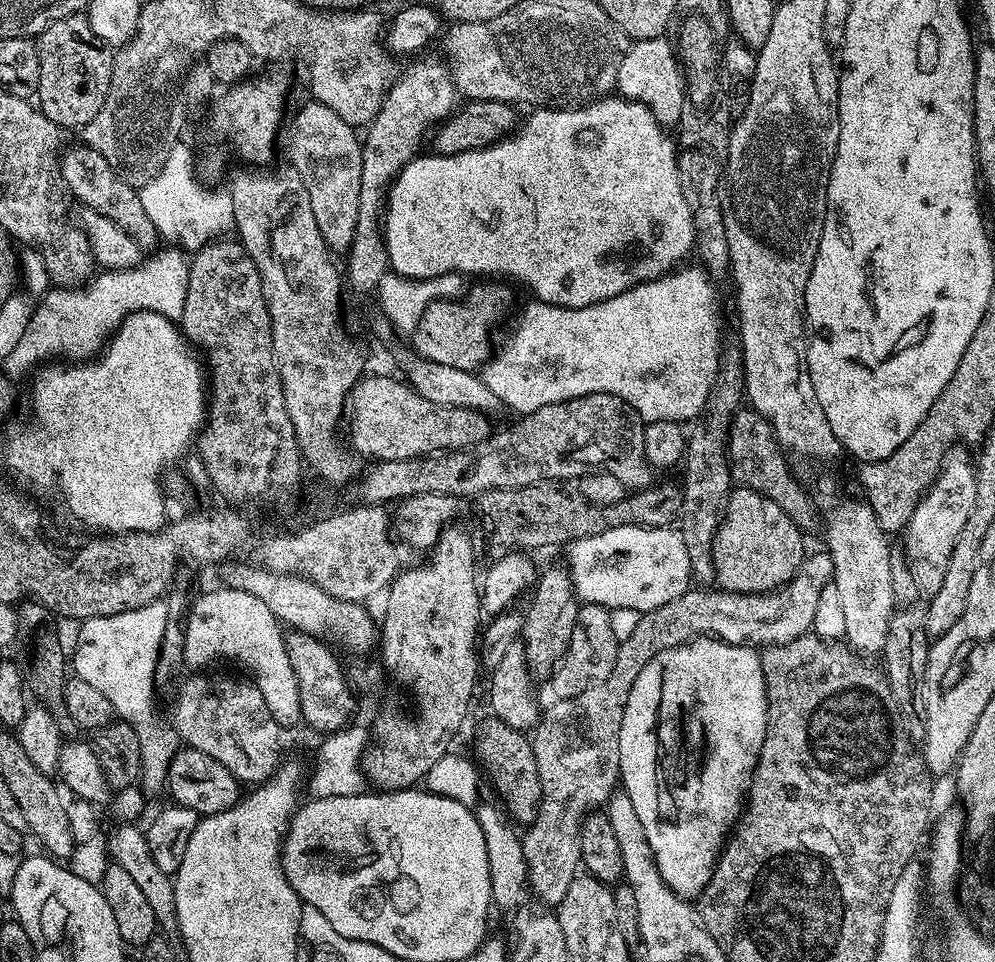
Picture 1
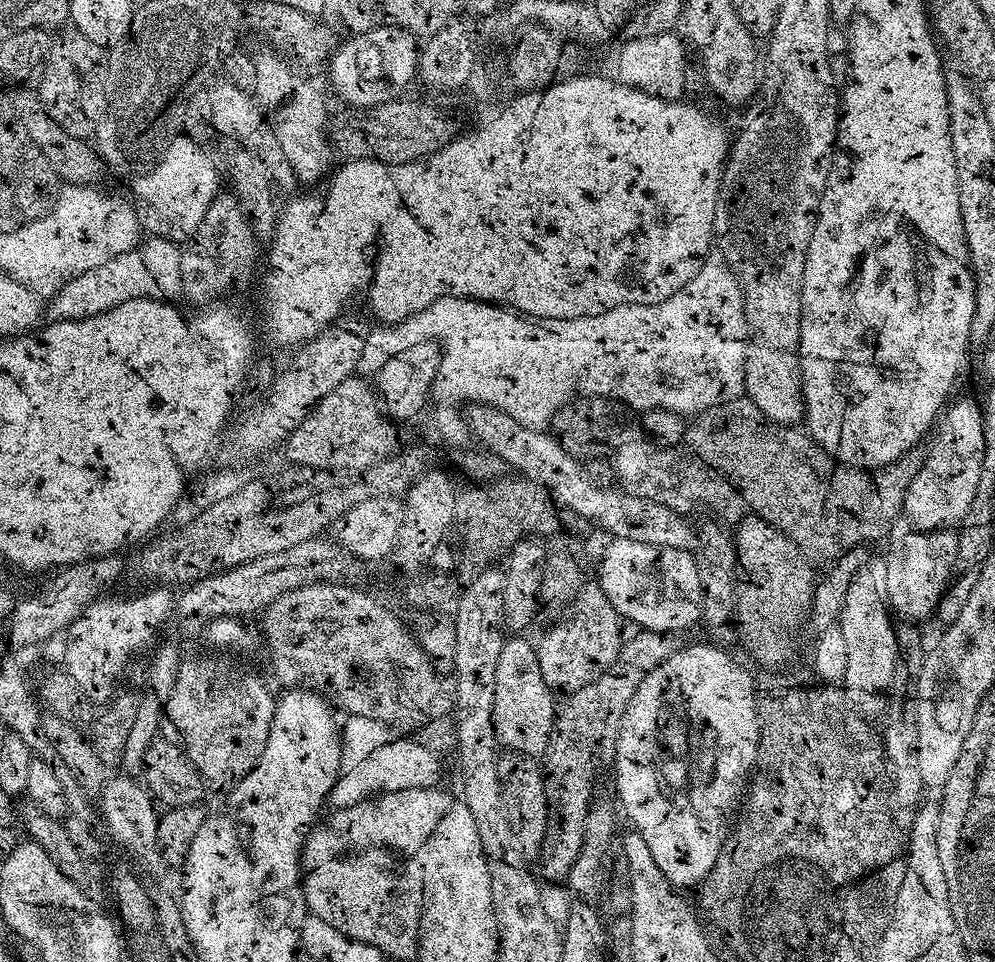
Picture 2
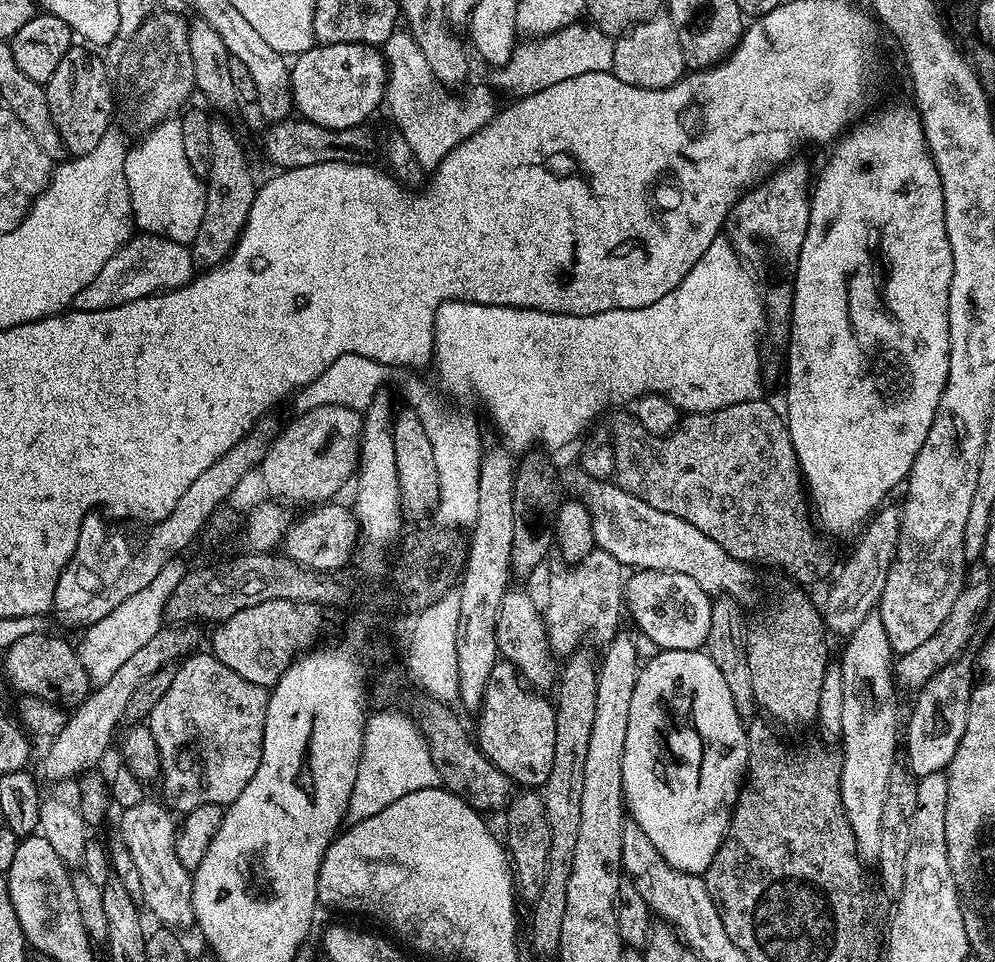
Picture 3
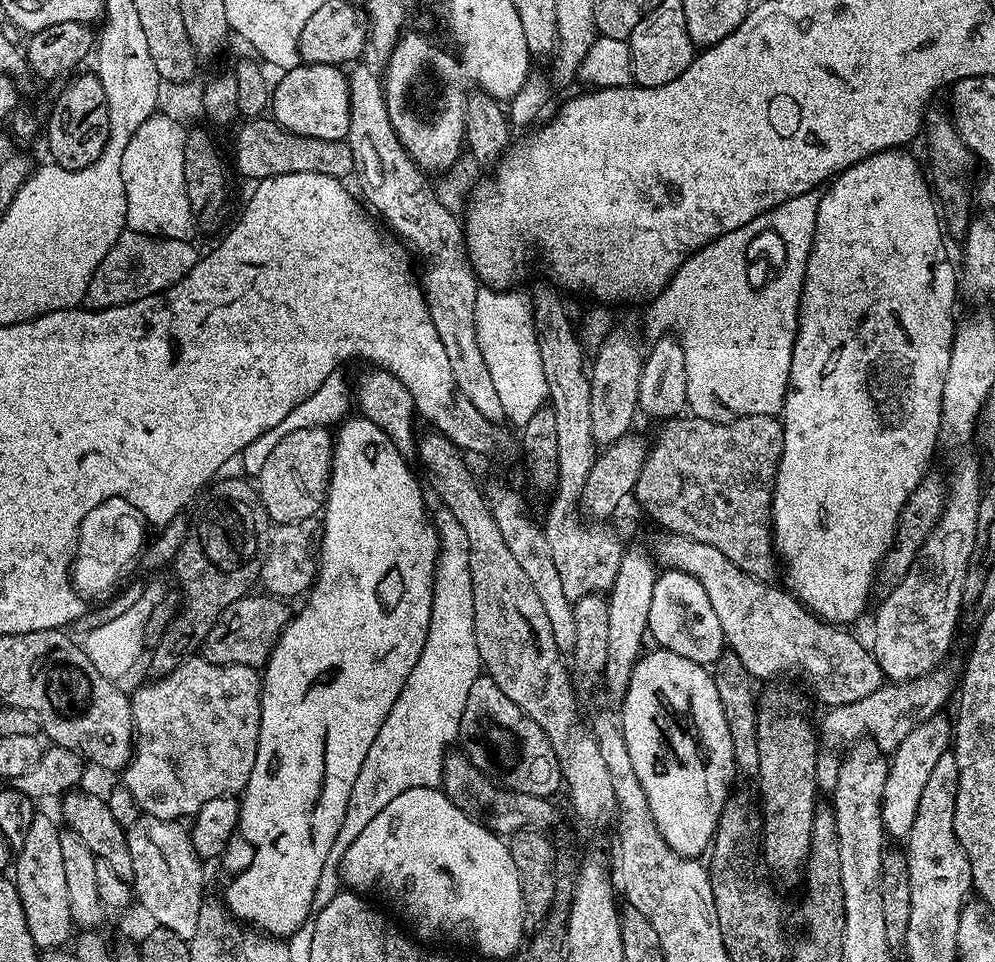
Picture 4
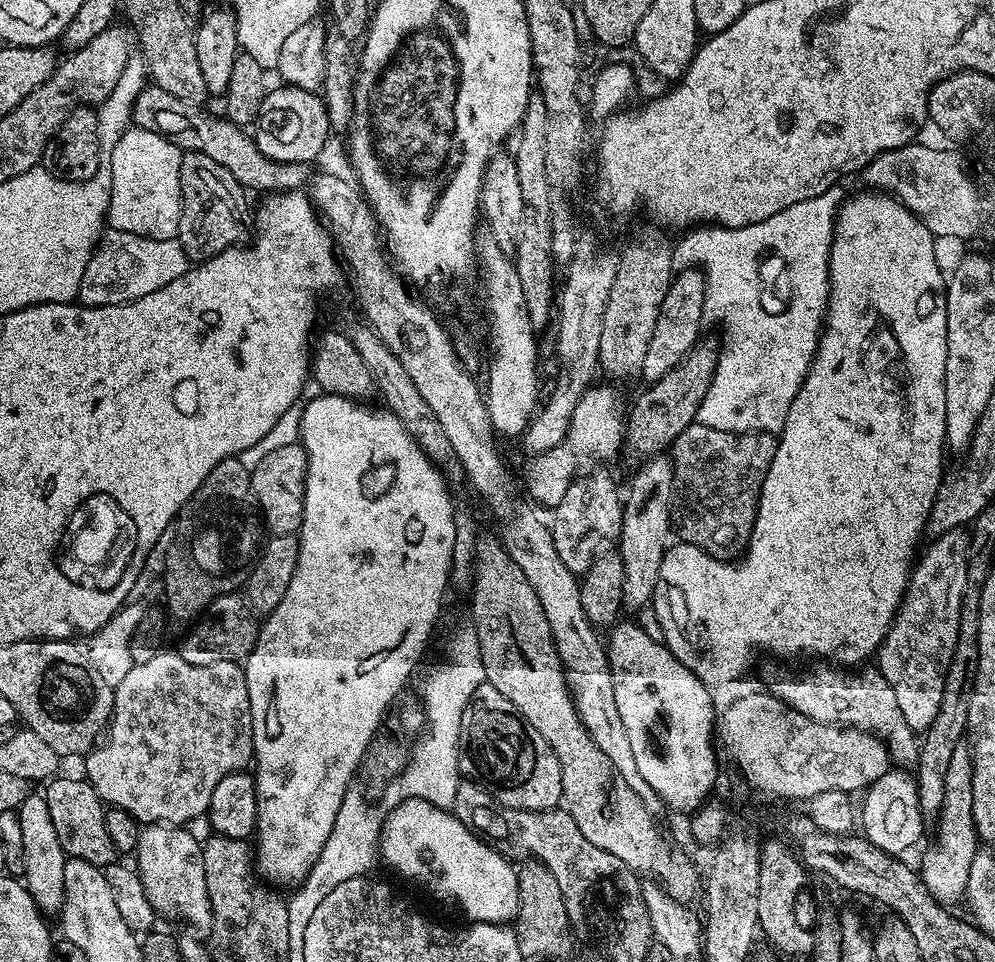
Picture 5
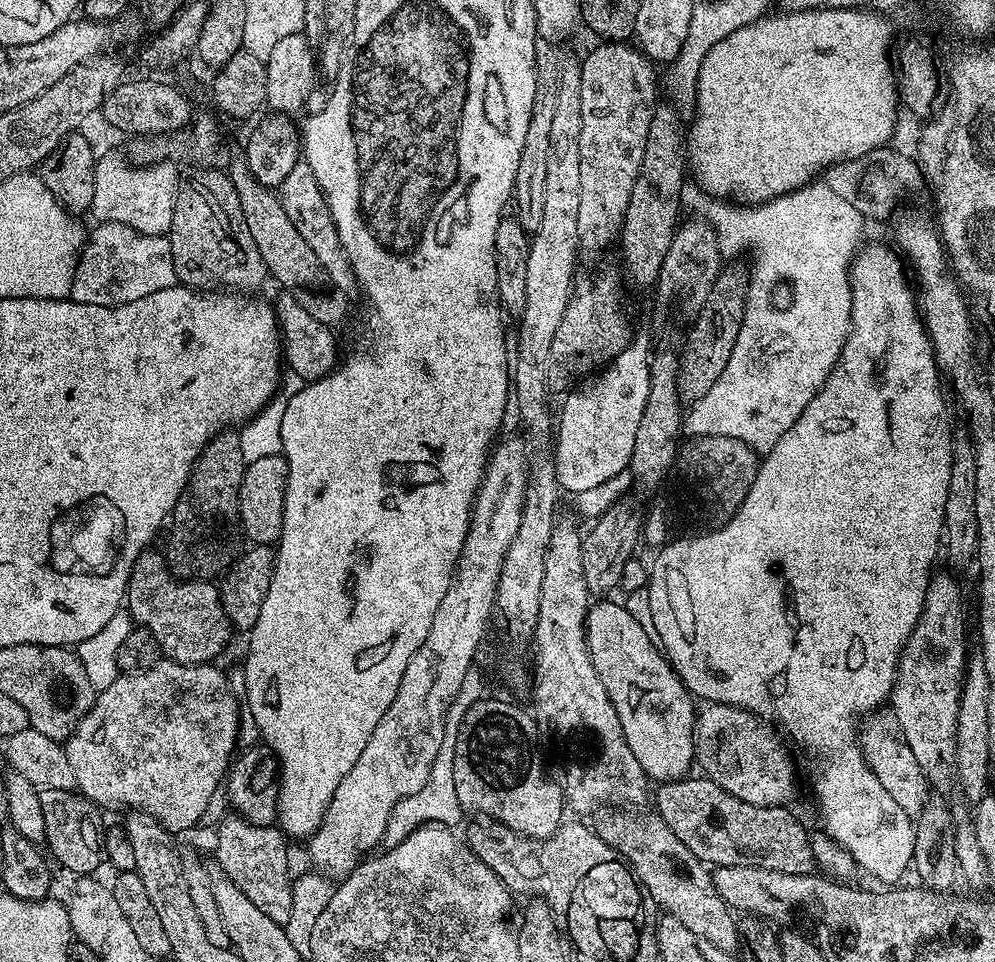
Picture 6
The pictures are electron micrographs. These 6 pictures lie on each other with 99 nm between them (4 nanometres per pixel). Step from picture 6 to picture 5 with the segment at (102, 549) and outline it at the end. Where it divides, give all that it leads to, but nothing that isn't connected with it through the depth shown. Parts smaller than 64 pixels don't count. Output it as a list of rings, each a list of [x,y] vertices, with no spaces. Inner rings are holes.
[[[96,488],[96,492],[80,496],[80,500],[64,512],[48,560],[52,560],[52,572],[60,572],[72,588],[84,588],[84,592],[116,592],[116,584],[128,576],[136,552],[140,552],[140,524],[136,524],[132,508],[128,508],[116,492]]]

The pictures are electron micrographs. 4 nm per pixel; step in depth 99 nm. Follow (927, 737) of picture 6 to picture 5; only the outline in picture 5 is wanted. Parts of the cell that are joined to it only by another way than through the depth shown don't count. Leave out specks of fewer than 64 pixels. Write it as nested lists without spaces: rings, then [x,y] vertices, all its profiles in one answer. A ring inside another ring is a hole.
[[[955,530],[947,532],[942,536],[937,537],[931,541],[930,546],[924,552],[924,557],[915,561],[912,576],[908,580],[908,588],[904,592],[904,597],[900,603],[900,608],[896,611],[896,616],[892,619],[891,626],[888,627],[888,633],[884,636],[884,640],[880,643],[878,649],[878,667],[880,672],[886,678],[886,682],[890,682],[890,690],[894,690],[894,694],[898,697],[898,710],[902,710],[902,718],[906,718],[906,726],[910,726],[913,732],[923,734],[927,732],[932,723],[938,718],[938,706],[942,706],[942,686],[944,679],[948,673],[950,666],[950,658],[954,658],[954,642],[958,642],[958,622],[960,621],[960,607],[962,606],[962,594],[964,587],[968,585],[966,578],[966,566],[968,565],[968,541],[970,539],[969,533],[964,530]]]

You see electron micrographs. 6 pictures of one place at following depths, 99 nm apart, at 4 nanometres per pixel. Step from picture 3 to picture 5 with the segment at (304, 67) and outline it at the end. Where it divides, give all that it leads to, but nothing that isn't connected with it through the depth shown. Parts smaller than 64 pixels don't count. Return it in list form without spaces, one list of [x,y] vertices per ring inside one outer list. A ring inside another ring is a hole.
[[[291,86],[273,87],[264,96],[262,110],[254,125],[254,139],[266,158],[278,162],[304,164],[315,161],[315,156],[328,140],[328,105],[323,95],[315,91]]]

